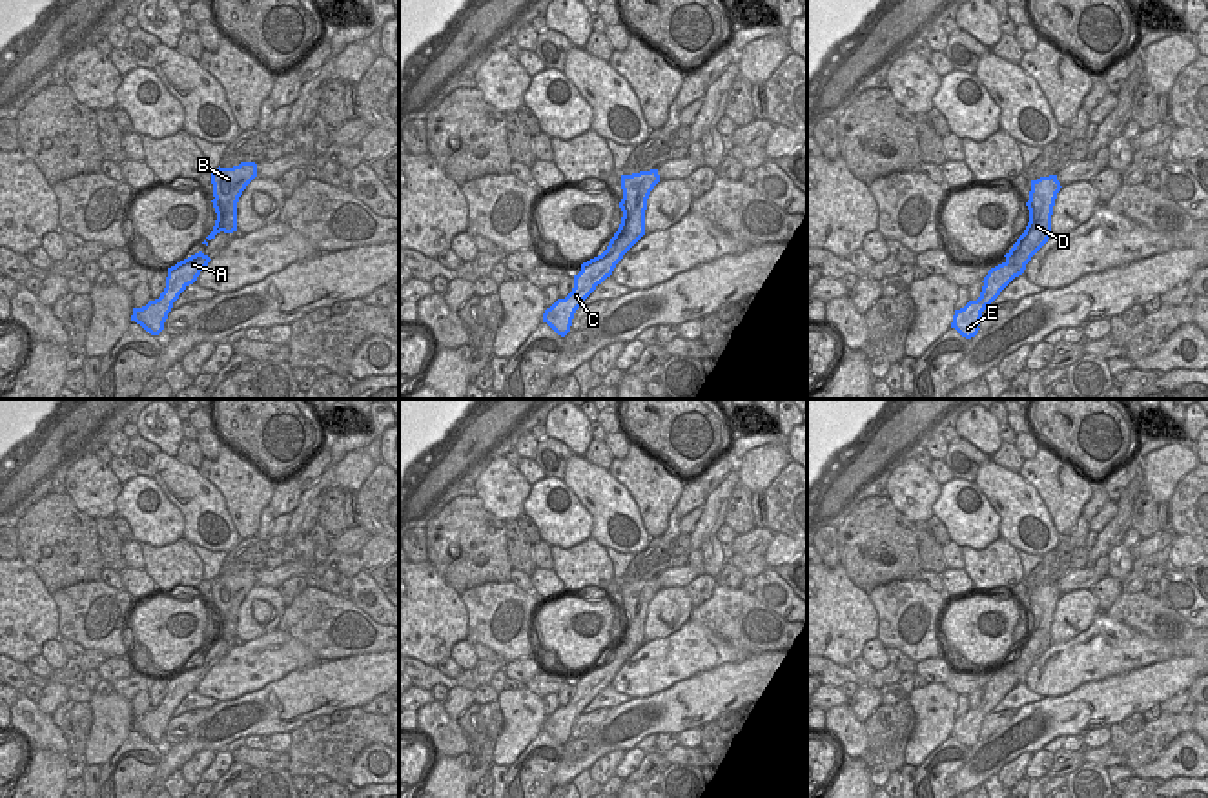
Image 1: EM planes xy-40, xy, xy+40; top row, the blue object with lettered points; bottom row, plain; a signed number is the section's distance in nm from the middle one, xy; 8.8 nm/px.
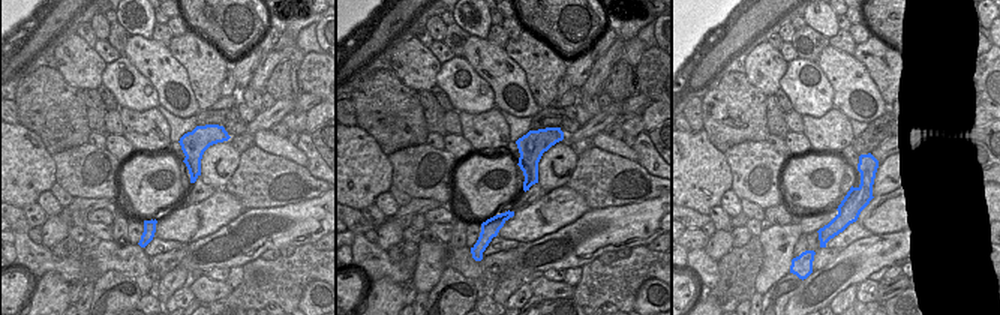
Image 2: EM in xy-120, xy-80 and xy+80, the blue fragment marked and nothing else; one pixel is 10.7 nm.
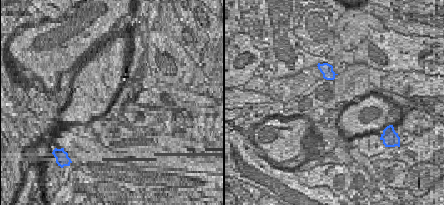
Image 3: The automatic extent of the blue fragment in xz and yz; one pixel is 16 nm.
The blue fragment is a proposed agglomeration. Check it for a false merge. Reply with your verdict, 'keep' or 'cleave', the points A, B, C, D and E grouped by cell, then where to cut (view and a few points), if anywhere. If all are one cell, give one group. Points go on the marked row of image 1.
cleave; groups A C E / B D; cut xy (634, 237), (624, 235), (611, 255), (605, 257), (602, 254)

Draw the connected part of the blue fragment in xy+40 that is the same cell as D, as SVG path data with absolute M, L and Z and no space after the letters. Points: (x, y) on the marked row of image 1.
M1057 175L1031 180L1029 200L1026 202L1029 222L1013 248L1004 255L1006 261L1013 259L1017 266L1026 268L1031 257L1048 242L1051 237L1053 206L1060 188Z

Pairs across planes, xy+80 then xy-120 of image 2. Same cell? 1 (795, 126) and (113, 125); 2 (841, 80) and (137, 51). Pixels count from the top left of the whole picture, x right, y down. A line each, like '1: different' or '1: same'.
1: same
2: same

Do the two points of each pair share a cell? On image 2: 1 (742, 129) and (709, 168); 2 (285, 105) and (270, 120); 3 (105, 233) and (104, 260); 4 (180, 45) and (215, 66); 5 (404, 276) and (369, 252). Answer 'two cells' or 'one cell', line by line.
1: two cells
2: one cell
3: two cells
4: one cell
5: one cell

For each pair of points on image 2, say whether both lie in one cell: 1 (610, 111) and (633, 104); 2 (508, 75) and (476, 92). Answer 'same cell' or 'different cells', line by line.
1: different cells
2: different cells

